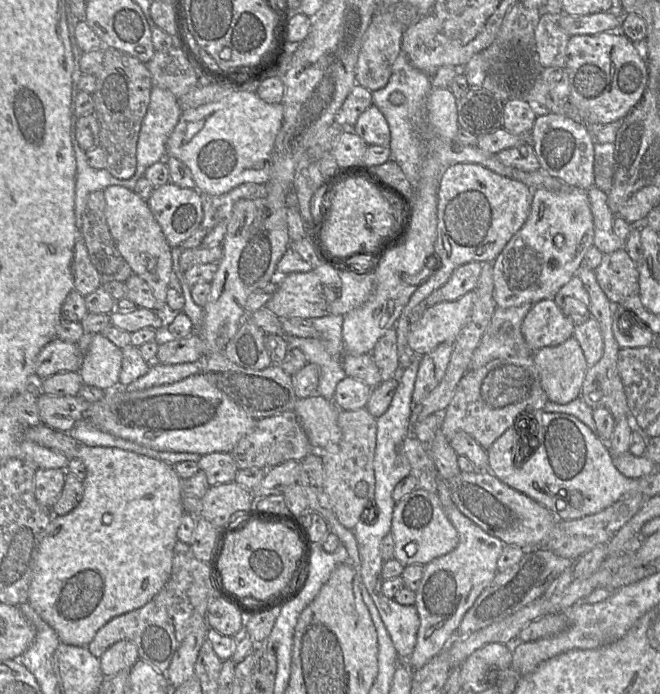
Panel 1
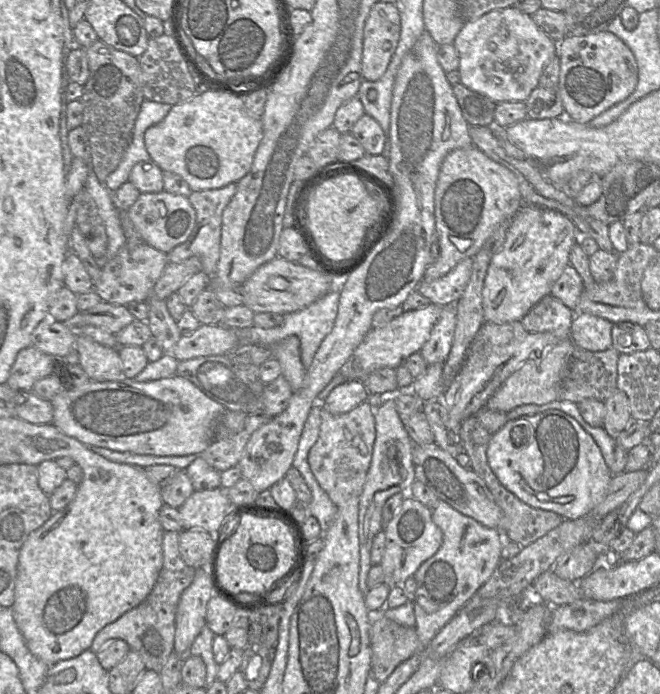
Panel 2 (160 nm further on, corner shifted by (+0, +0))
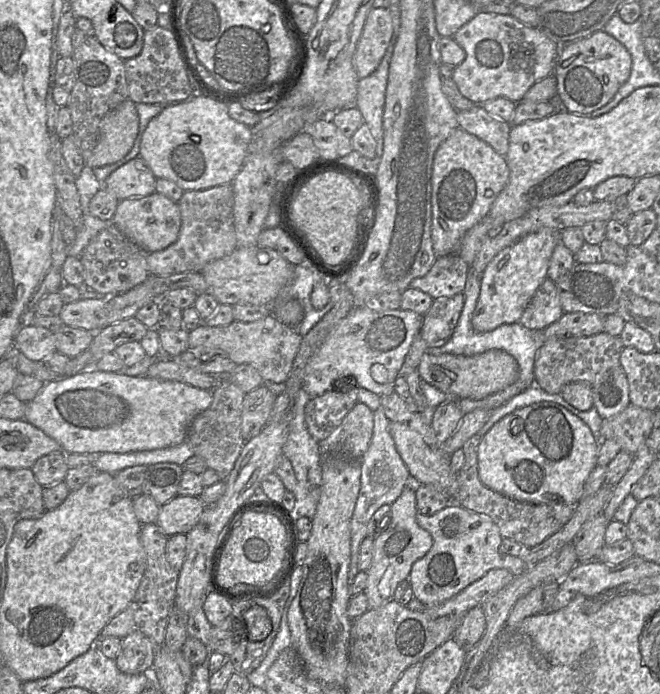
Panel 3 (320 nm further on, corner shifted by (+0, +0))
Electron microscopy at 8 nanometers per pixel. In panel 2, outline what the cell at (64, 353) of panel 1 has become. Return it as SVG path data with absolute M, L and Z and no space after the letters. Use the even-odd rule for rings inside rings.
M29 346L19 351L11 367L6 384L18 392L29 392L34 384L55 370L56 358L35 347Z

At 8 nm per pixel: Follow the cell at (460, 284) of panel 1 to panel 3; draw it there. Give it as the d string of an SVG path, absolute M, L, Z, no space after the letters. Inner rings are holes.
M450 254L437 257L430 270L422 277L414 278L410 282L410 287L422 290L433 299L440 297L450 297L464 292L469 265L457 254Z

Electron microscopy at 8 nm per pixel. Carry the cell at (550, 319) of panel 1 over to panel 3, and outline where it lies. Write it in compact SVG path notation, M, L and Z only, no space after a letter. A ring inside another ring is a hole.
M546 278L527 305L519 323L530 330L543 331L563 314L555 282Z

